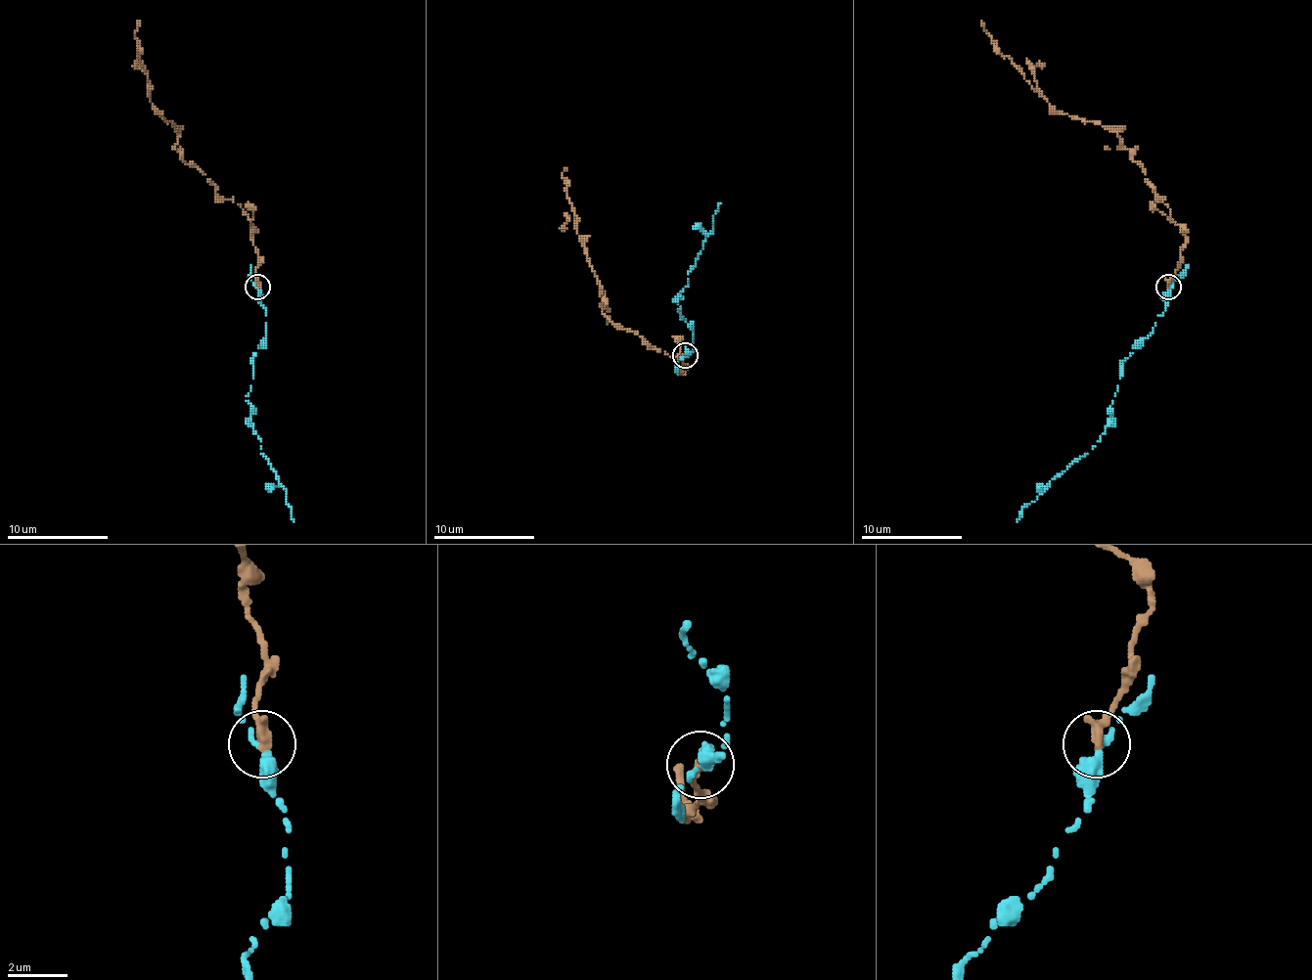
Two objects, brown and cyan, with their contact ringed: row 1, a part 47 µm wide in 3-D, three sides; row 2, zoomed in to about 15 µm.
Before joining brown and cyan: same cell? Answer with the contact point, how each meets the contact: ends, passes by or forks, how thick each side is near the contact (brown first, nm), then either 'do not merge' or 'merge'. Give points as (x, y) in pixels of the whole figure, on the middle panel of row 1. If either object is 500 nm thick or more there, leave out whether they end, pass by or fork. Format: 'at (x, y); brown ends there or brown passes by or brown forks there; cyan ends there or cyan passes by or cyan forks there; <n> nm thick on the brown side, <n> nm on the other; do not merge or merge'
at (685, 355); brown ends there; cyan passes by; 400 nm thick on the brown side, 220 nm on the other; do not merge

